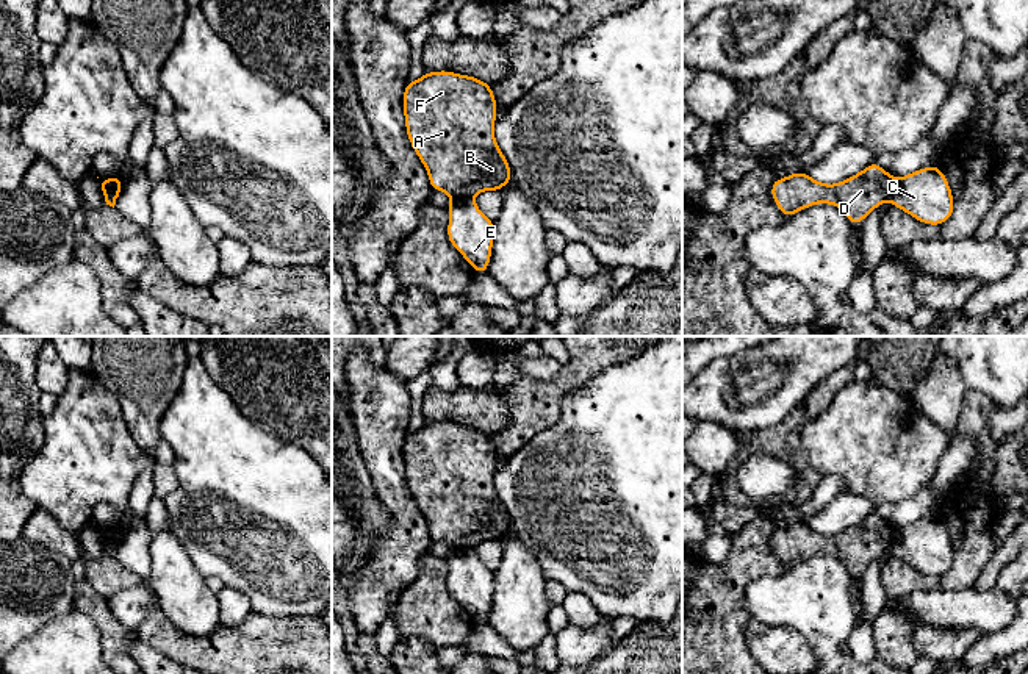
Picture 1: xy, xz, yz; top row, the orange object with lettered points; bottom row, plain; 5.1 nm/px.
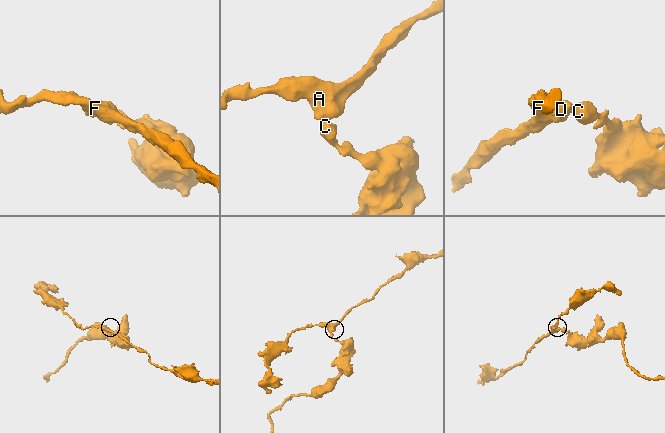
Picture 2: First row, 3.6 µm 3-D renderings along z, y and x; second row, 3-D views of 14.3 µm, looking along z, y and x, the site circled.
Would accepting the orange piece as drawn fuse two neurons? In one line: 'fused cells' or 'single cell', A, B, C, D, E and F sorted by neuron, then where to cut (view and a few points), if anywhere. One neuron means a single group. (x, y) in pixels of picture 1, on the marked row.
fused cells; groups A B D F / C E; cut xz (452, 196), (468, 196), (471, 199)

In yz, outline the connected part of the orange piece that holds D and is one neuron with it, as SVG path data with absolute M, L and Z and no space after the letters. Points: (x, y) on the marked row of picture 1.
M872 161L859 174L836 185L820 183L806 172L775 178L771 199L785 219L815 203L829 203L839 206L848 220L857 227L872 210L890 199L893 186L895 178Z

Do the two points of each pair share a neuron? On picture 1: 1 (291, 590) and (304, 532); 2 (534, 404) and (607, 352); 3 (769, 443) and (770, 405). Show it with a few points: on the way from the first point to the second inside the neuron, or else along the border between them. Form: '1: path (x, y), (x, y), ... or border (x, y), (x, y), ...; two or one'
1: path (291, 576), (293, 546); one
2: path (553, 391), (589, 358); one
3: border (798, 405), (779, 423), (744, 433); two

